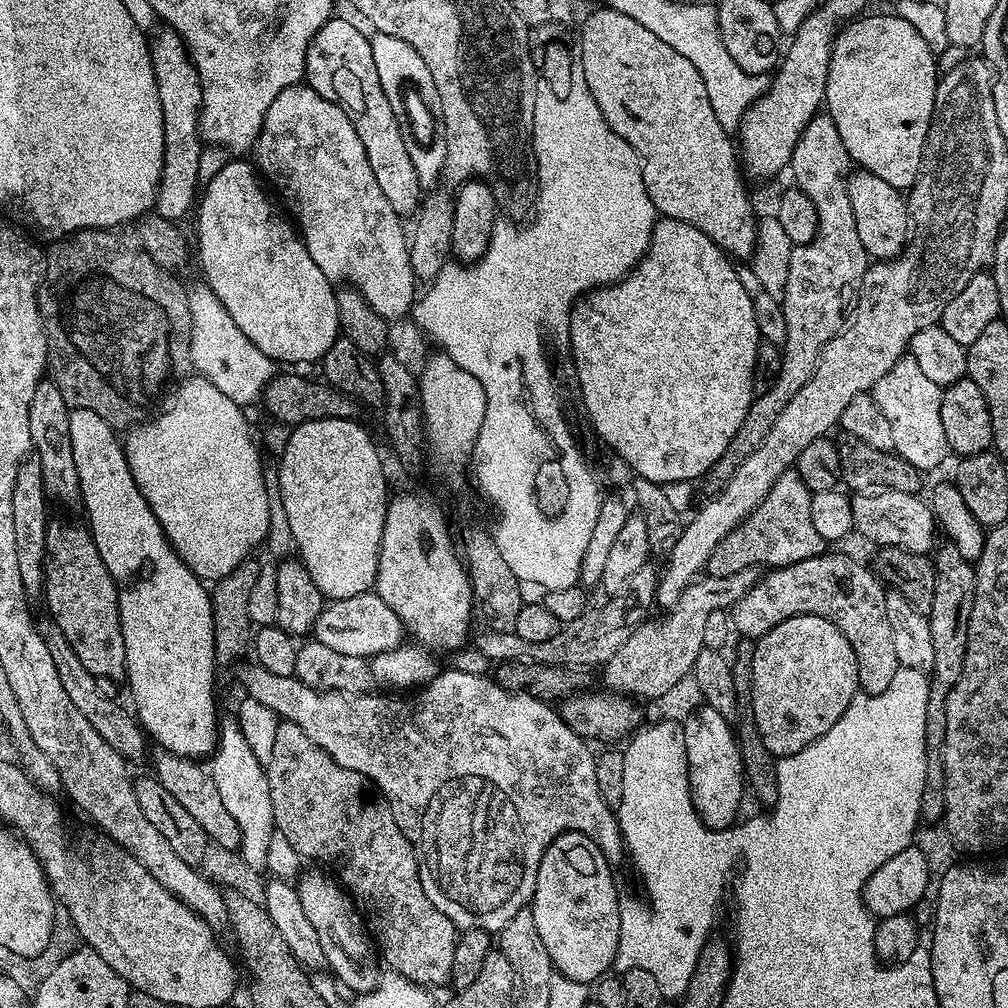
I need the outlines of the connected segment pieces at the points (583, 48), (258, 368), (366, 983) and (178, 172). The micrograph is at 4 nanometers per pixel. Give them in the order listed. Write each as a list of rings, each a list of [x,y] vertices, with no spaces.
[[[607,6],[594,9],[585,18],[580,28],[578,62],[584,71],[586,86],[590,86],[590,94],[594,94],[594,102],[598,102],[598,110],[602,110],[610,130],[614,130],[618,138],[632,141],[645,156],[648,188],[653,200],[660,206],[659,215],[681,220],[702,230],[702,234],[711,238],[729,257],[740,262],[747,261],[756,248],[758,215],[744,189],[745,177],[737,145],[730,133],[722,130],[714,115],[710,106],[712,99],[706,95],[702,74],[694,70],[683,54],[678,54],[678,50],[662,42],[662,38],[646,30],[646,26],[635,18],[630,18],[630,14],[622,14]]]
[[[206,282],[187,285],[190,302],[190,346],[193,369],[206,382],[216,386],[235,404],[249,406],[263,397],[264,388],[278,374],[278,365],[270,359],[238,326],[234,318],[226,314],[226,306],[218,302],[218,294]]]
[[[316,871],[320,872],[302,873],[295,885],[306,919],[314,925],[314,930],[322,941],[327,971],[332,971],[349,988],[349,993],[359,994],[374,990],[382,975],[382,964],[378,959],[378,948],[370,935],[369,925],[351,895],[327,871]]]
[[[157,31],[151,37],[152,65],[154,78],[158,82],[158,102],[162,102],[162,126],[164,127],[164,165],[160,189],[156,192],[155,215],[173,222],[183,221],[188,211],[198,204],[200,180],[200,107],[202,90],[198,70],[184,40],[174,31]]]

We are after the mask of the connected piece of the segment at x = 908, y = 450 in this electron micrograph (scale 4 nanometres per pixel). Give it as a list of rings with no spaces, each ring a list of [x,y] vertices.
[[[905,354],[878,382],[870,395],[878,402],[882,414],[886,414],[886,422],[890,422],[890,430],[894,433],[894,452],[925,474],[936,468],[947,456],[950,449],[946,442],[946,430],[942,430],[942,402],[940,387],[918,367],[918,362],[910,354]]]

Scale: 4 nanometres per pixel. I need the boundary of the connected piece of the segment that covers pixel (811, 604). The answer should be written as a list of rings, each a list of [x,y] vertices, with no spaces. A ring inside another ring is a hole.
[[[826,550],[821,556],[787,564],[785,568],[765,571],[742,599],[730,608],[731,627],[744,638],[759,638],[772,627],[795,615],[820,615],[829,619],[846,636],[857,655],[859,691],[870,695],[882,694],[890,686],[896,669],[900,667],[894,654],[894,634],[890,634],[890,618],[886,618],[886,588],[879,576],[867,563],[859,564],[852,556]]]

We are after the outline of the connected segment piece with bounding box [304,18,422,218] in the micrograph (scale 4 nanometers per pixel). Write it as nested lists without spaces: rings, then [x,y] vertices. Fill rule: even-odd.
[[[327,20],[310,42],[304,74],[309,88],[322,98],[335,100],[344,109],[354,130],[358,130],[358,138],[362,138],[366,158],[370,158],[370,170],[374,170],[374,178],[378,178],[386,202],[390,202],[402,218],[411,217],[421,207],[422,187],[403,141],[405,129],[398,118],[394,118],[390,98],[386,98],[386,90],[382,90],[378,82],[371,39],[364,37],[348,20]]]

